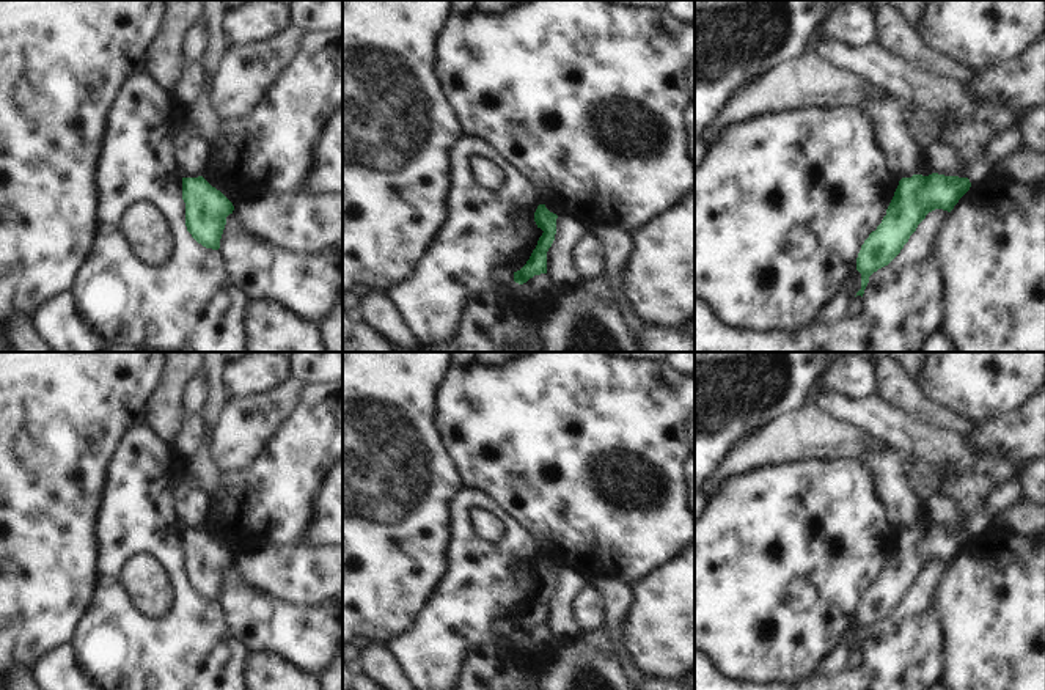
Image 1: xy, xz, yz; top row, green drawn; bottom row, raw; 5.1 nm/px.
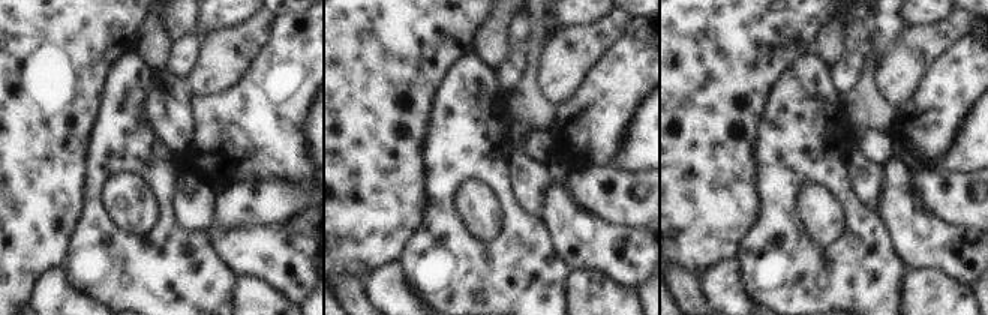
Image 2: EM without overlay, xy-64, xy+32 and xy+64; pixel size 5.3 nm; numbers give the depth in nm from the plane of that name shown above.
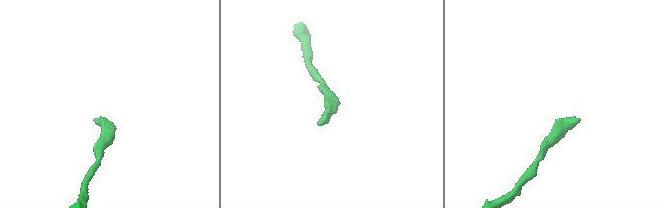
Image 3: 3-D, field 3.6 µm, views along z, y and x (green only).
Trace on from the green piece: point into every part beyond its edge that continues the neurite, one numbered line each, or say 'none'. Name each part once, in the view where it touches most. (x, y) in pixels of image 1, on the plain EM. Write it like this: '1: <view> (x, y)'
none

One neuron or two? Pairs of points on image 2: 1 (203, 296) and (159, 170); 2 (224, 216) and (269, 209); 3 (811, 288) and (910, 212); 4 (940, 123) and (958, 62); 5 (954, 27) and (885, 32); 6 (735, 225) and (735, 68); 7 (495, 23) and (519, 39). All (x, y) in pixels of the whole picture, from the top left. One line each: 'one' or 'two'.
1: one
2: one
3: two
4: one
5: two
6: one
7: two

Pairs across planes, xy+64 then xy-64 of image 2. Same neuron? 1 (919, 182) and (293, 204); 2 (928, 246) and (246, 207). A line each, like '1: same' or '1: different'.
1: same
2: different

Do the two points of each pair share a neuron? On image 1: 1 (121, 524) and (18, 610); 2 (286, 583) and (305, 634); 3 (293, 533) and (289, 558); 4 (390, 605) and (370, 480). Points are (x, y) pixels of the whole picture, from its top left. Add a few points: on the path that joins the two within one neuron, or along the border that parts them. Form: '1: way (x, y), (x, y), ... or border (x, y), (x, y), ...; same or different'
1: border (98, 505), (98, 580); different
2: border (260, 593), (289, 604), (326, 605); different
3: border (307, 544), (258, 547), (255, 550); different
4: way (370, 574), (370, 511); same

